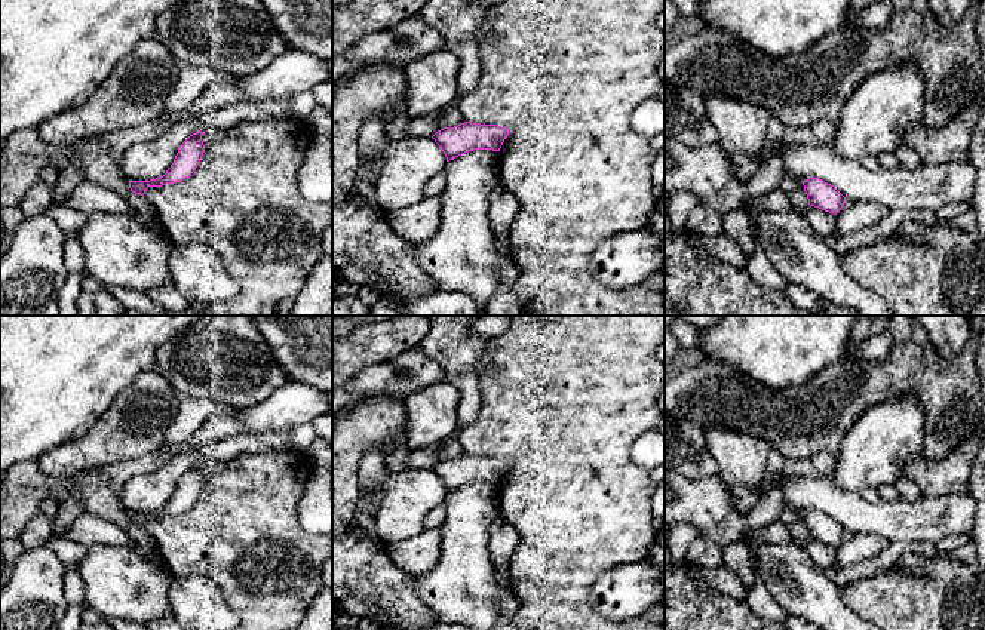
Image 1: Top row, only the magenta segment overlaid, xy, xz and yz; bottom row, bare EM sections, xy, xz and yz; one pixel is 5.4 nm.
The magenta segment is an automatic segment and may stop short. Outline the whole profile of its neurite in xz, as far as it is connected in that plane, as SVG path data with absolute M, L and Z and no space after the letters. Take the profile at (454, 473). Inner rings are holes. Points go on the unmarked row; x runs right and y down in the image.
M464 454L454 460L441 461L432 470L449 494L473 482L500 483L507 468L506 460Z

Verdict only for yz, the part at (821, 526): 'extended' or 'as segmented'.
as segmented

